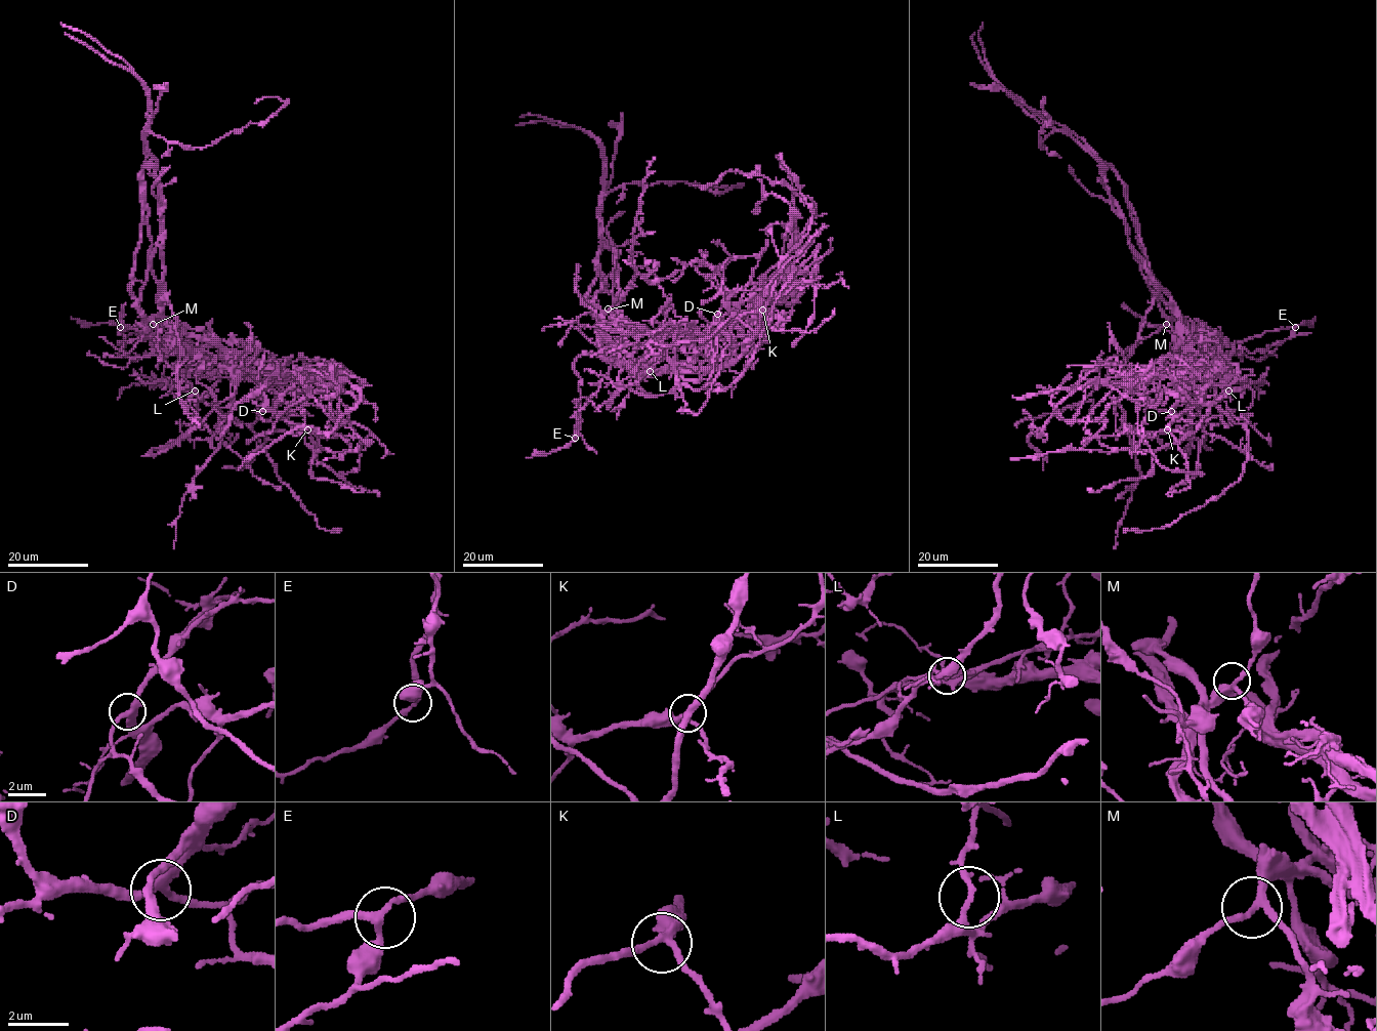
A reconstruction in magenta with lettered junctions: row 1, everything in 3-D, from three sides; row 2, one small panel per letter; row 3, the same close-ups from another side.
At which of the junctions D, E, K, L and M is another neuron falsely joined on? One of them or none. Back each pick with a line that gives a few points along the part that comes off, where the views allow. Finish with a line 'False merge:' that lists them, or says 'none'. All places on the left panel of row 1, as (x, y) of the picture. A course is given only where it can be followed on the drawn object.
L: (195, 389), (207, 396), (221, 370), (162, 316), (145, 166), (164, 208), (138, 302), (148, 327), (318, 402)
False merge: L

